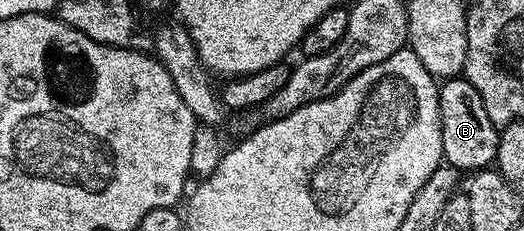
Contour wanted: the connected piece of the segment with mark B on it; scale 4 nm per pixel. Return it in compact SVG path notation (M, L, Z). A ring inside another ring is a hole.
M463 76L450 78L439 83L440 131L444 162L461 172L475 172L491 167L496 160L496 149L500 135L498 127L490 120L478 88Z

